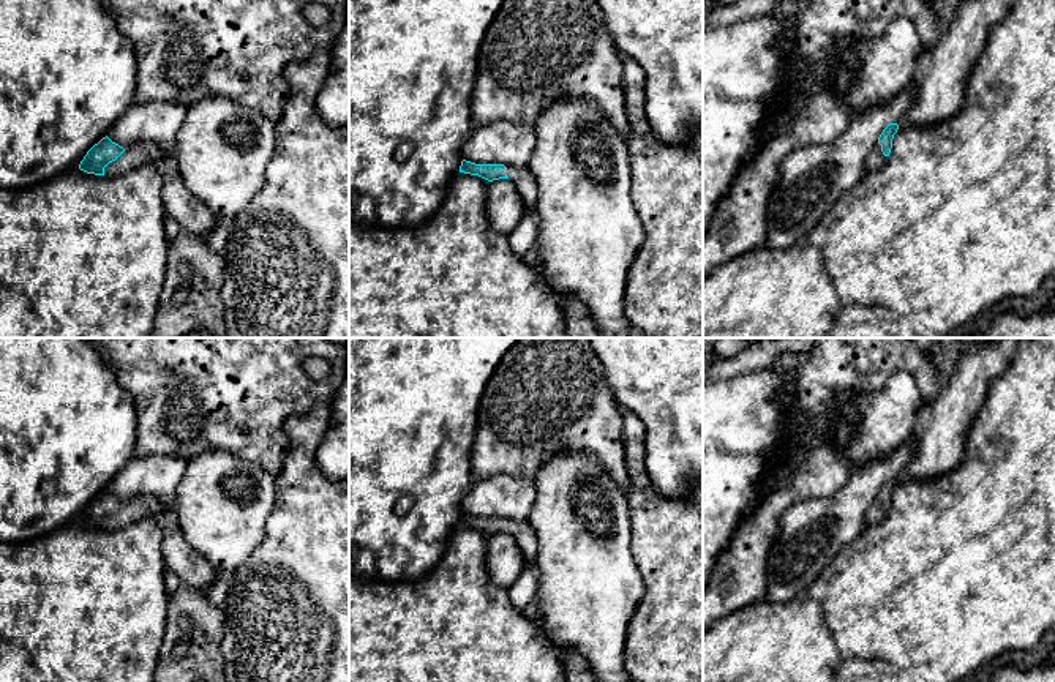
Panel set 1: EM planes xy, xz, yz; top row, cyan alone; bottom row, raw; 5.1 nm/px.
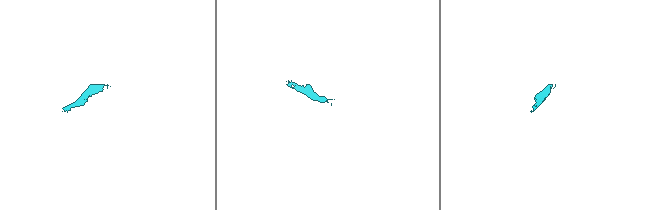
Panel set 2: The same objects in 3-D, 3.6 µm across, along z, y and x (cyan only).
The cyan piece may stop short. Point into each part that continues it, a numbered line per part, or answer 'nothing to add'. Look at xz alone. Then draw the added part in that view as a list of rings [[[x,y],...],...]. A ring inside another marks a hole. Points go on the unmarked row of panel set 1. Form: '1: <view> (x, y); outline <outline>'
1: xz (523, 532); outline [[[510,519],[505,521],[507,521],[509,534],[512,534],[518,540],[524,559],[534,568],[537,560],[537,551],[539,551],[539,540],[535,530],[531,527],[528,521],[523,523],[510,521]]]

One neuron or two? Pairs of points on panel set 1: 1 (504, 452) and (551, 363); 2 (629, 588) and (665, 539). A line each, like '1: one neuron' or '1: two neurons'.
1: one neuron
2: two neurons

